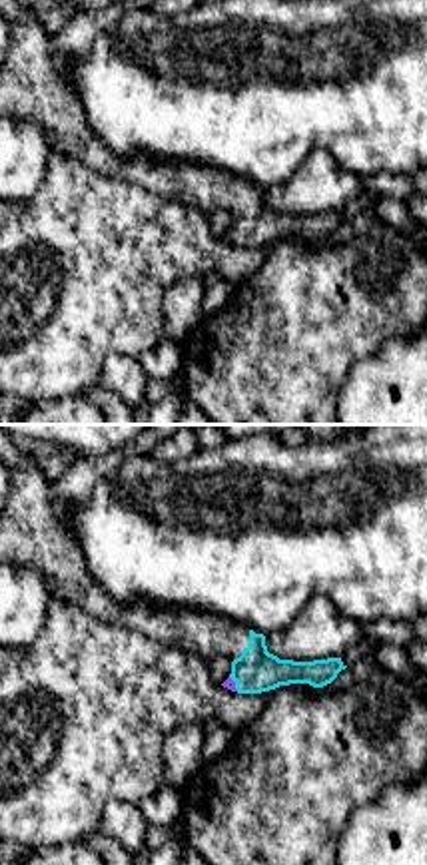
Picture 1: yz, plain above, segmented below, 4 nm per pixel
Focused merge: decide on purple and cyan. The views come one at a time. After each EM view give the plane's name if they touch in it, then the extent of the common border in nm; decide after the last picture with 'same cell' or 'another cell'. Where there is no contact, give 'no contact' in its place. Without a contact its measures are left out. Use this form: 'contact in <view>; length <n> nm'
contact in yz; length 70 nm

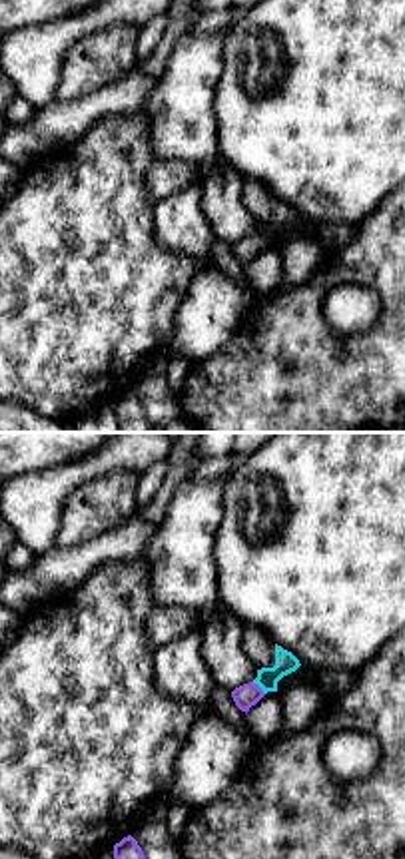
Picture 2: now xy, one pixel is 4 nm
contact in xy; length 80 nm

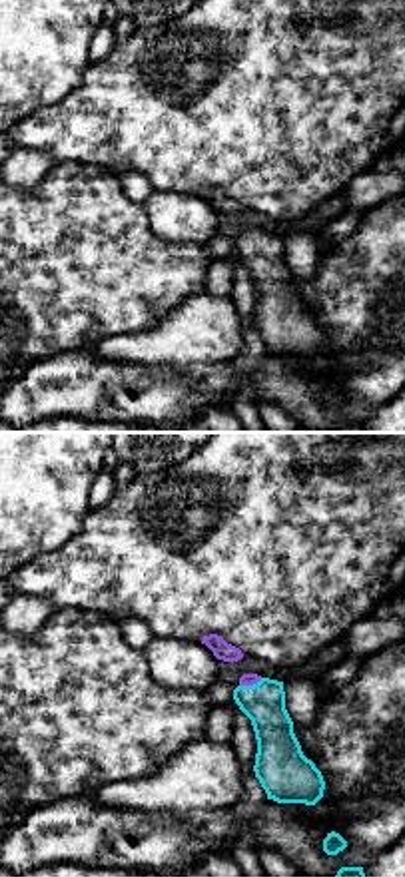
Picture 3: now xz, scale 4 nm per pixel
contact in xz; length 100 nm

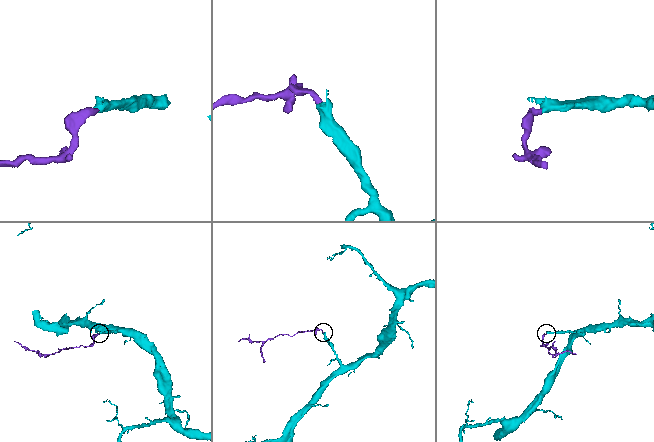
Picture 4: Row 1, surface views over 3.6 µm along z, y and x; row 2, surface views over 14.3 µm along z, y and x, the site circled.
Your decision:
same cell

